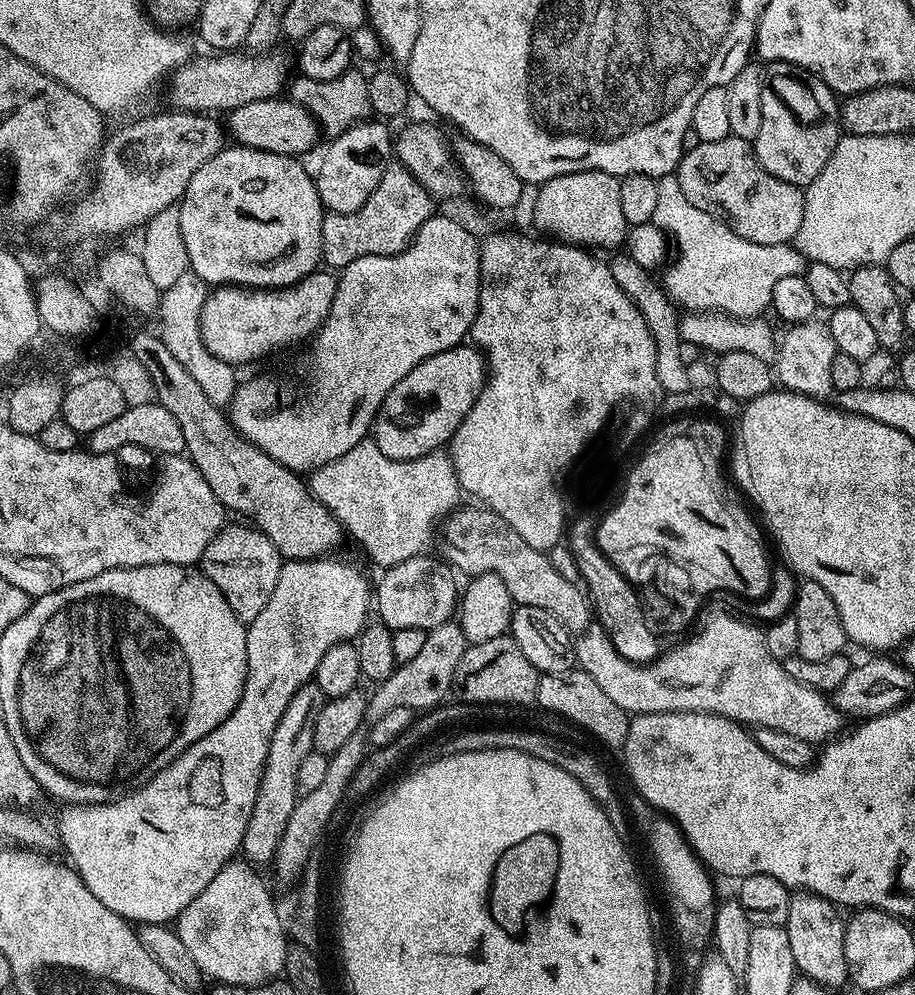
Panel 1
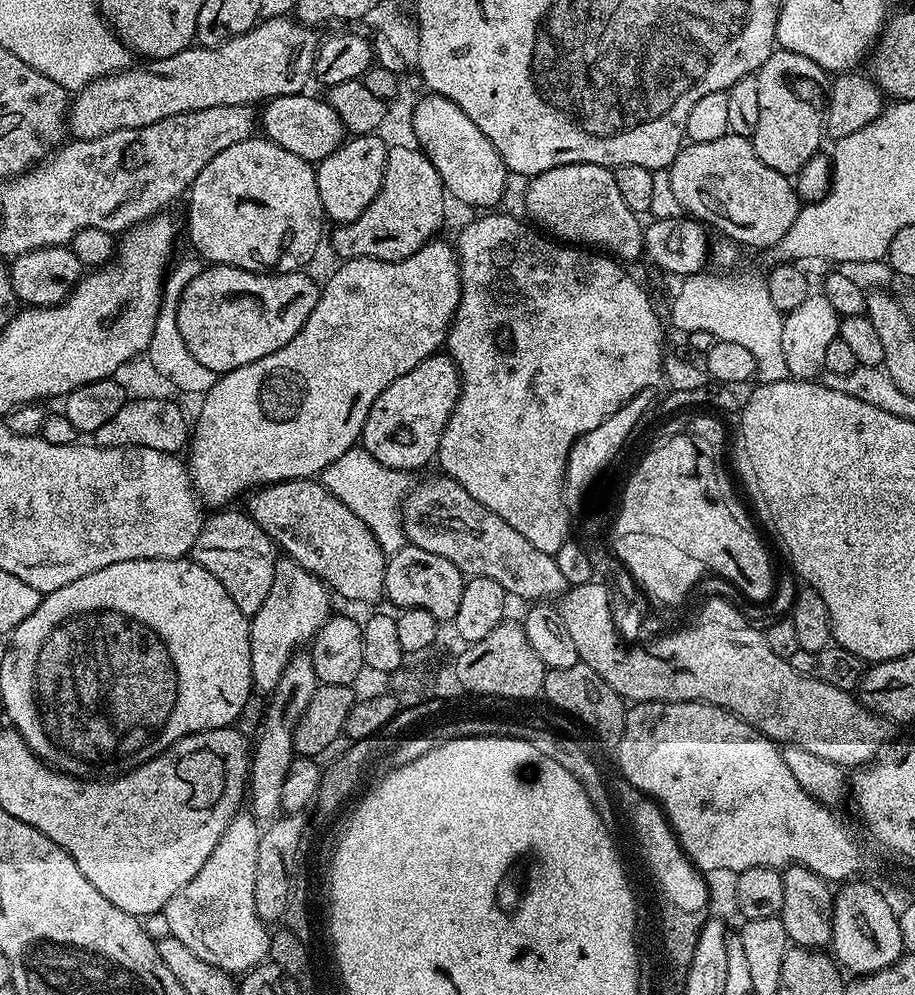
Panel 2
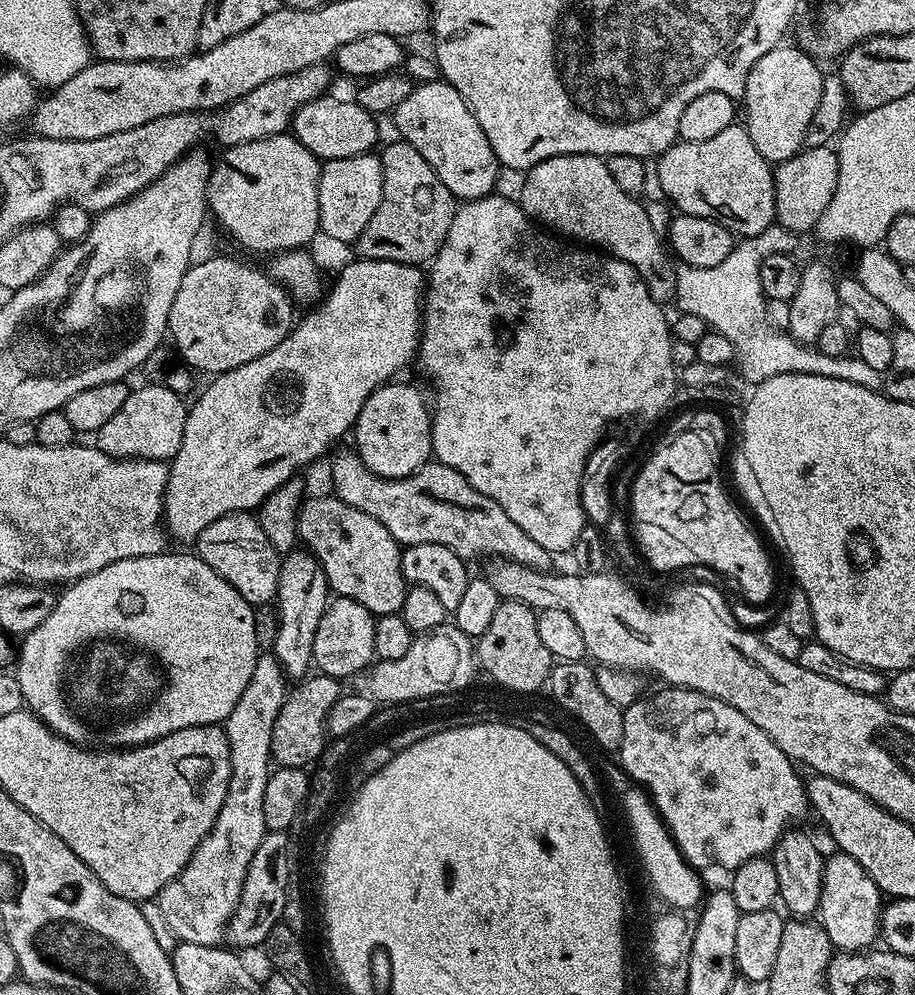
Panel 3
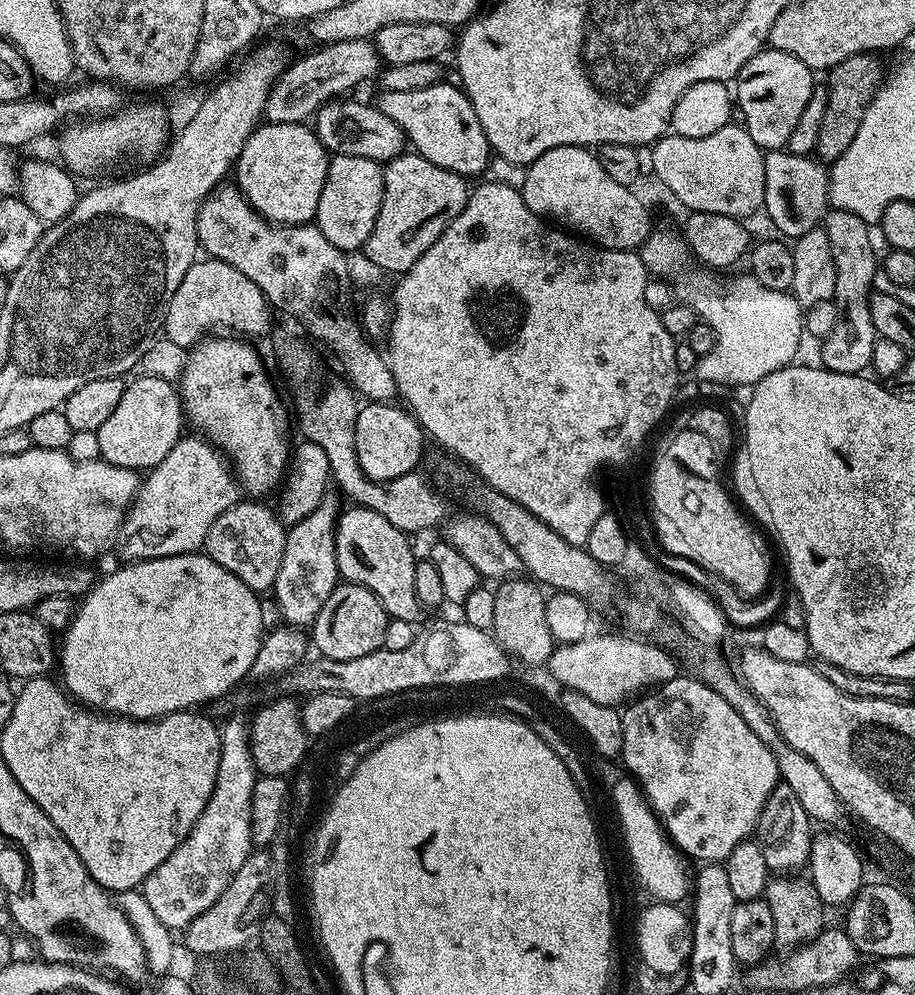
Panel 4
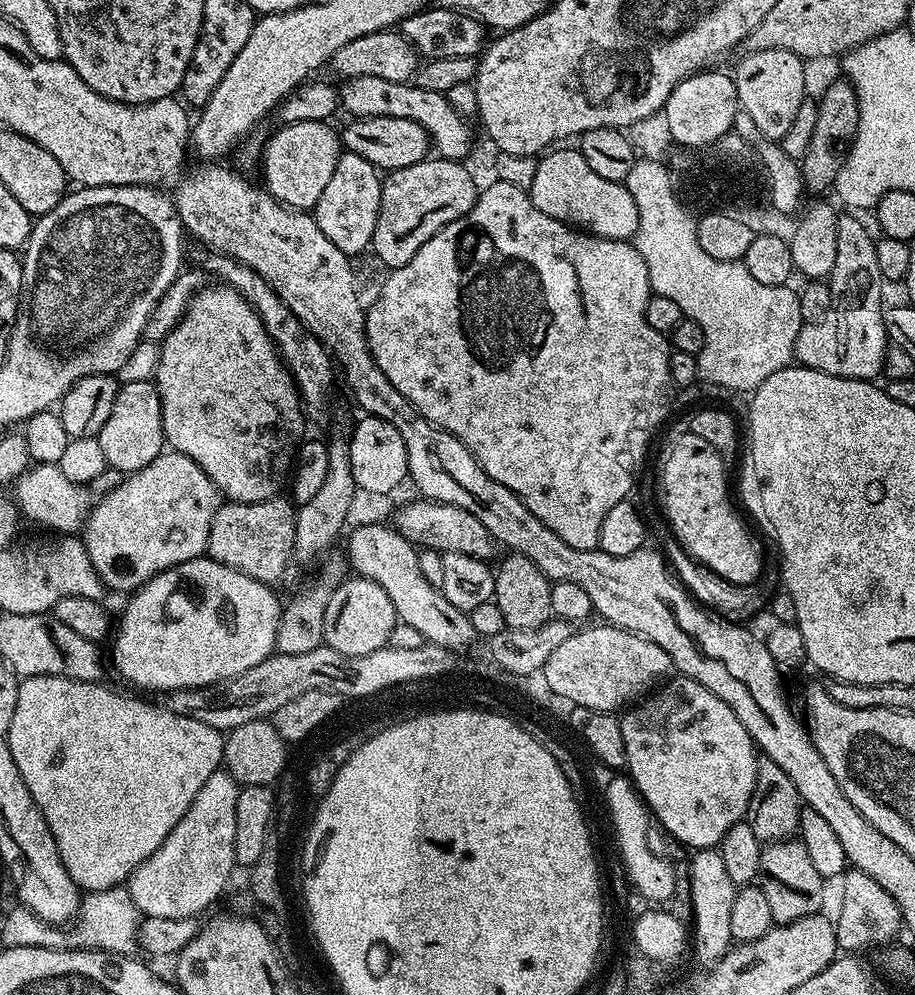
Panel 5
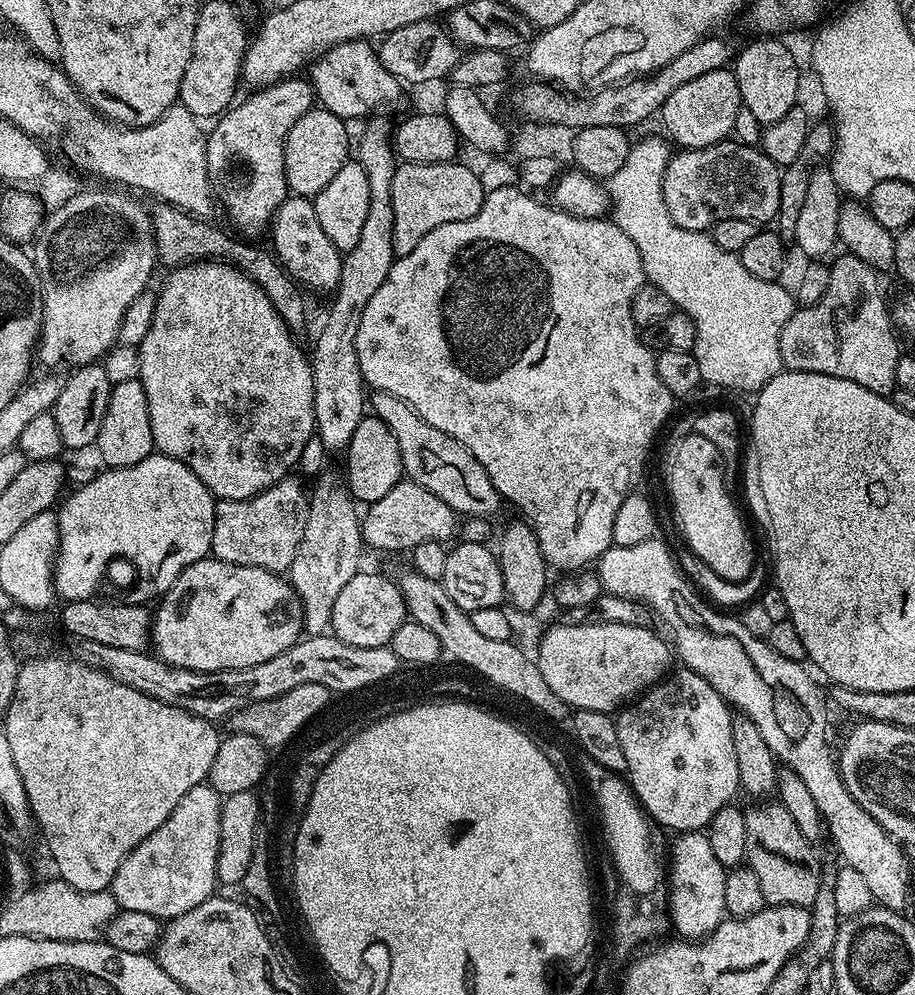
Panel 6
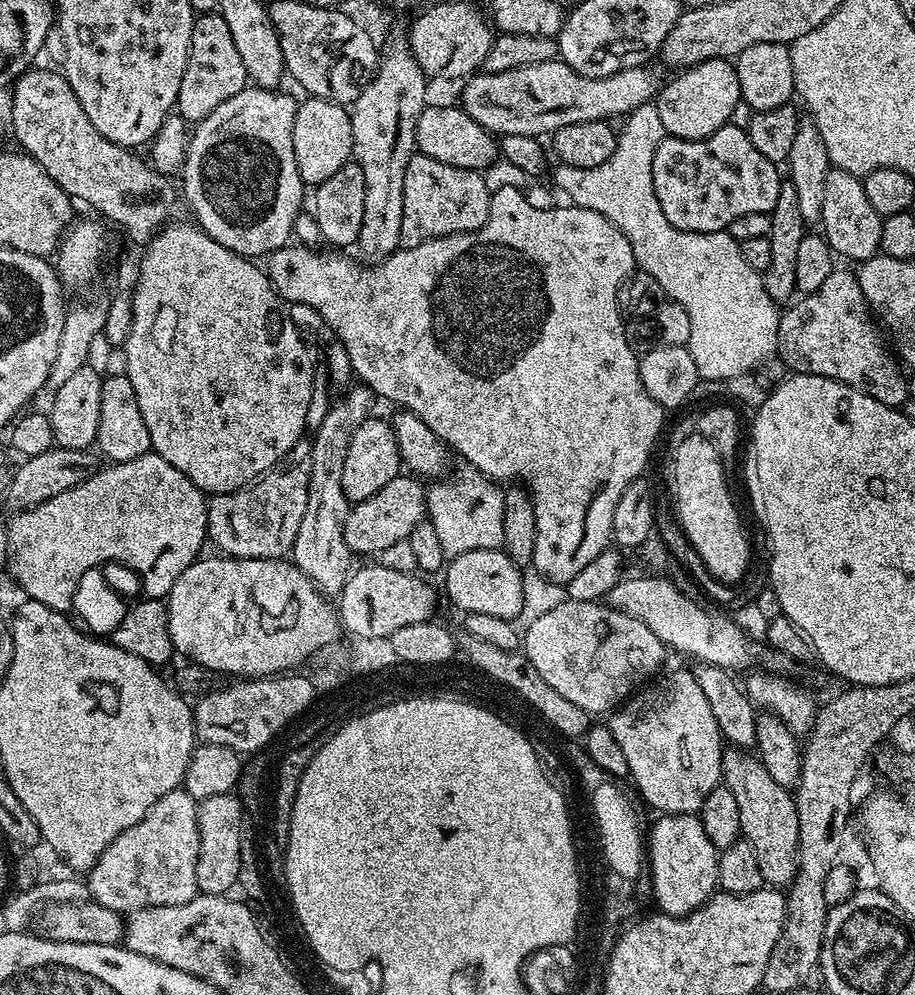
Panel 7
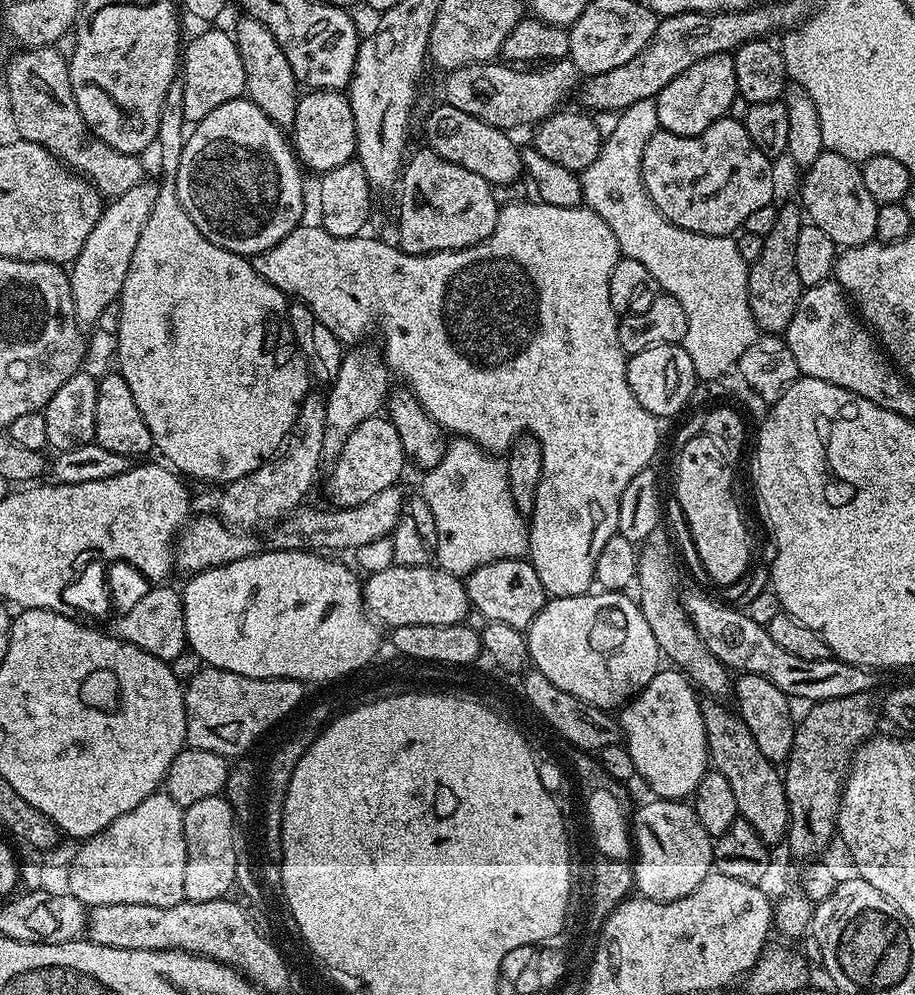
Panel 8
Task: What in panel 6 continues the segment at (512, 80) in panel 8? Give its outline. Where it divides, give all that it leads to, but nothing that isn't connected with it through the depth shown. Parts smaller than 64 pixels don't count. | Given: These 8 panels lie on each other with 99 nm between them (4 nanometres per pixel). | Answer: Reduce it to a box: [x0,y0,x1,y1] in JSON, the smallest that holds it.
[512,35,738,130]

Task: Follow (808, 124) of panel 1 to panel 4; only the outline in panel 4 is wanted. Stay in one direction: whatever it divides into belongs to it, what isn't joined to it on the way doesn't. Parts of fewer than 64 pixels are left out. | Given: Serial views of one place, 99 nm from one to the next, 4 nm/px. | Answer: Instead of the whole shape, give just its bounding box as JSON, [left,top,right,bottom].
[734,46,814,150]

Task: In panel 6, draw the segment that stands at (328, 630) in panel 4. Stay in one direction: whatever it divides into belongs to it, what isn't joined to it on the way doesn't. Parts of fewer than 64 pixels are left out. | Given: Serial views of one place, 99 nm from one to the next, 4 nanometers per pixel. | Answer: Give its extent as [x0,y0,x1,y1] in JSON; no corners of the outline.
[331,570,409,648]

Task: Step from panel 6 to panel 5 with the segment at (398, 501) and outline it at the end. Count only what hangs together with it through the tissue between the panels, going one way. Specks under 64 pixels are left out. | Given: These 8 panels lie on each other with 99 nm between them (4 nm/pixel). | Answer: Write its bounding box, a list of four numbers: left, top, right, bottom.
[394,498,494,561]

